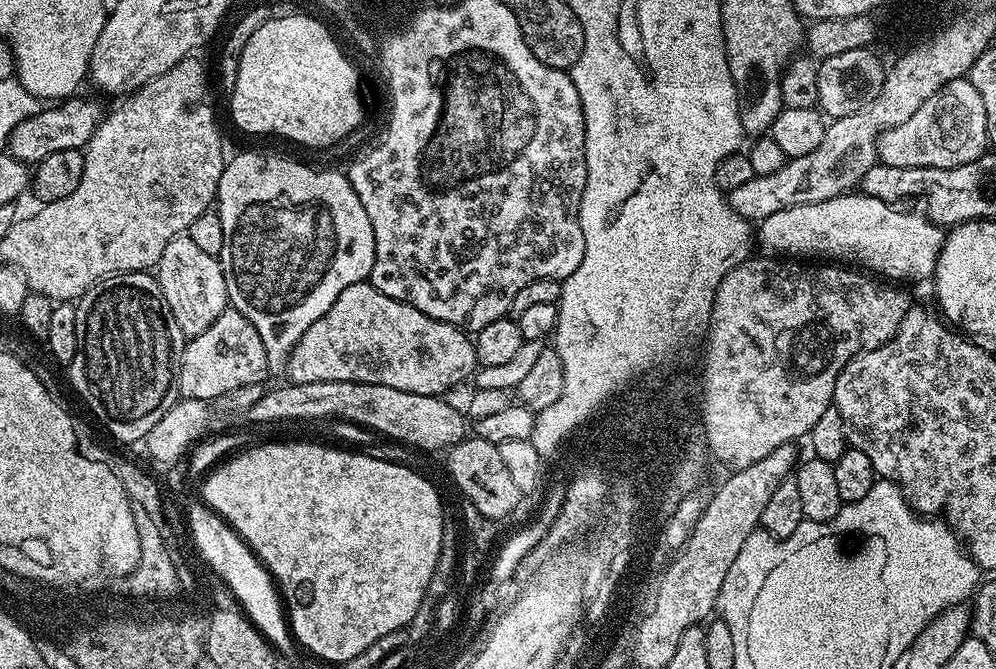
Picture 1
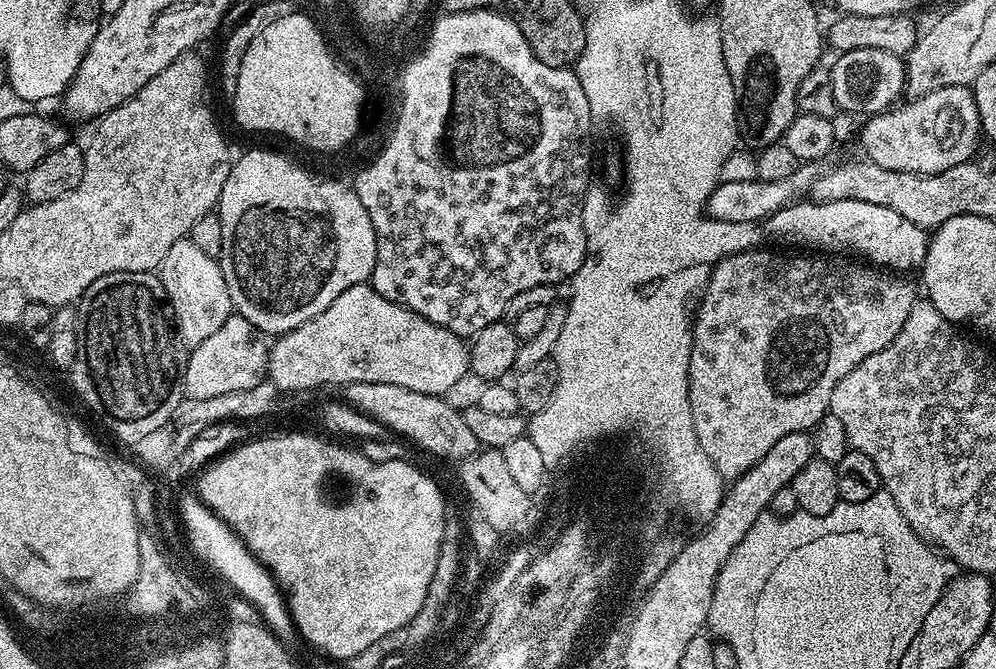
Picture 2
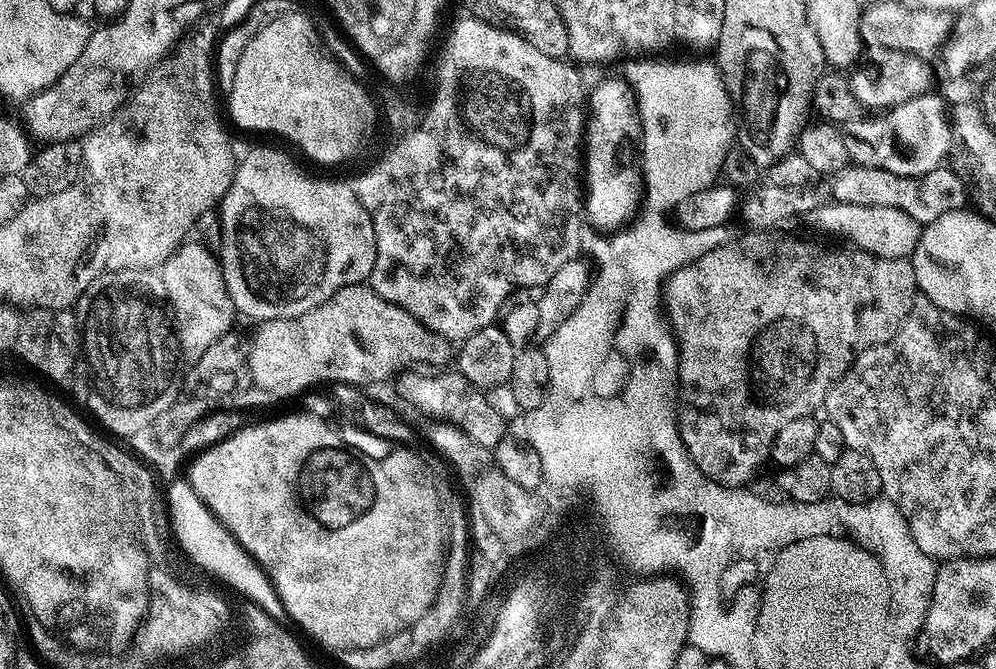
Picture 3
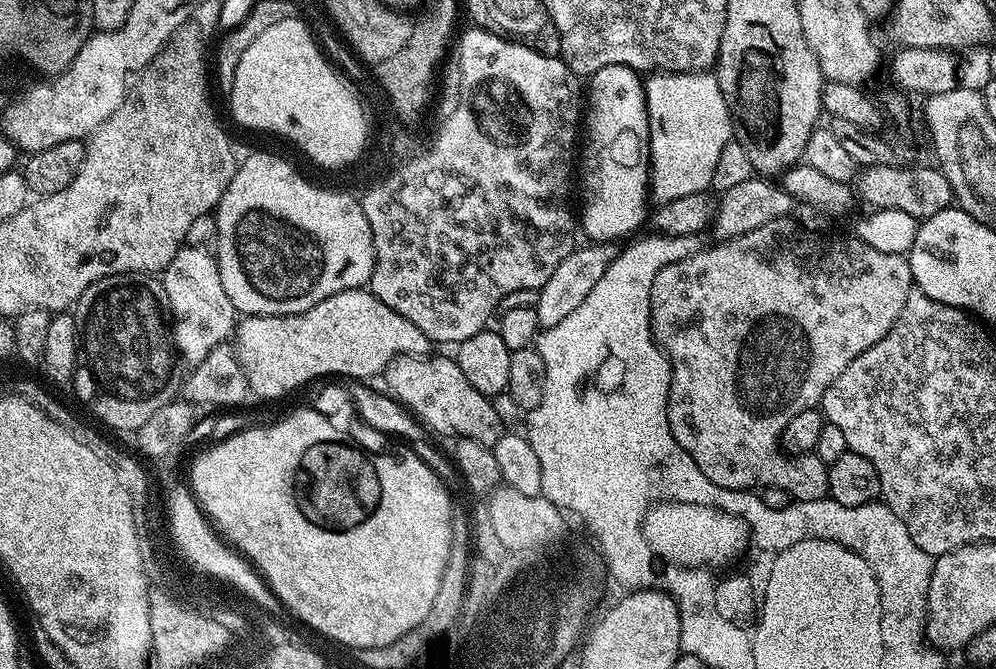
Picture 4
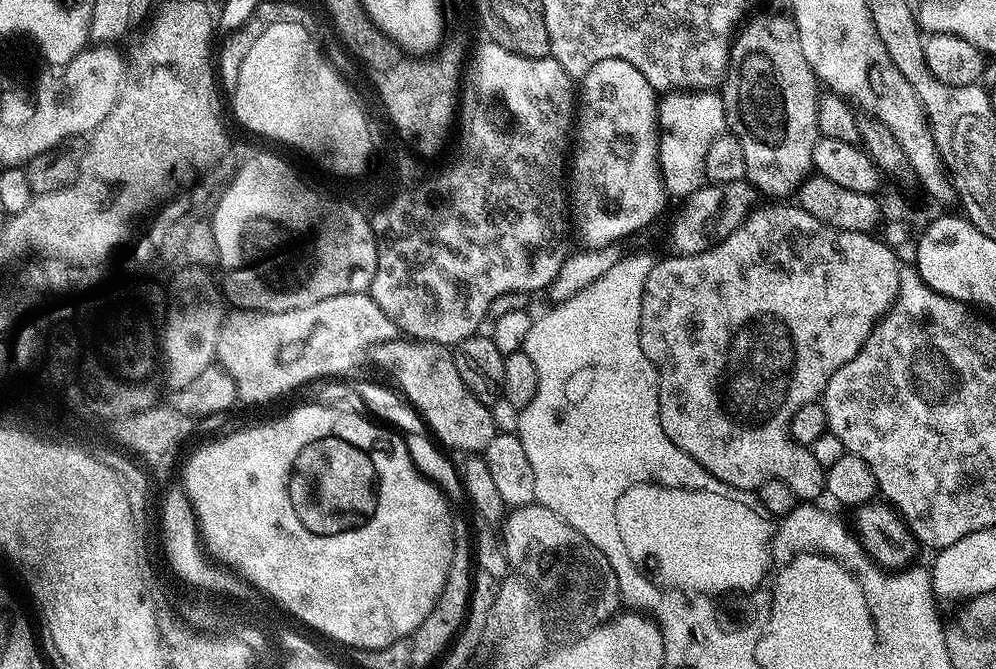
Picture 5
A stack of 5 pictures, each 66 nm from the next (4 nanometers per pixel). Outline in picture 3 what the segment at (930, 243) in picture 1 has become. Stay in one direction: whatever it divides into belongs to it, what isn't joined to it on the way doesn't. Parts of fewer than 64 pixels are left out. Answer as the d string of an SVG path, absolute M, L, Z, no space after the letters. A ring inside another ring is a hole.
M831 202L824 204L816 212L816 224L824 232L832 236L841 236L841 241L861 248L863 252L874 254L878 258L894 258L903 260L911 257L920 237L920 228L910 218L910 214L902 214L902 210L894 210L886 206L854 206Z

